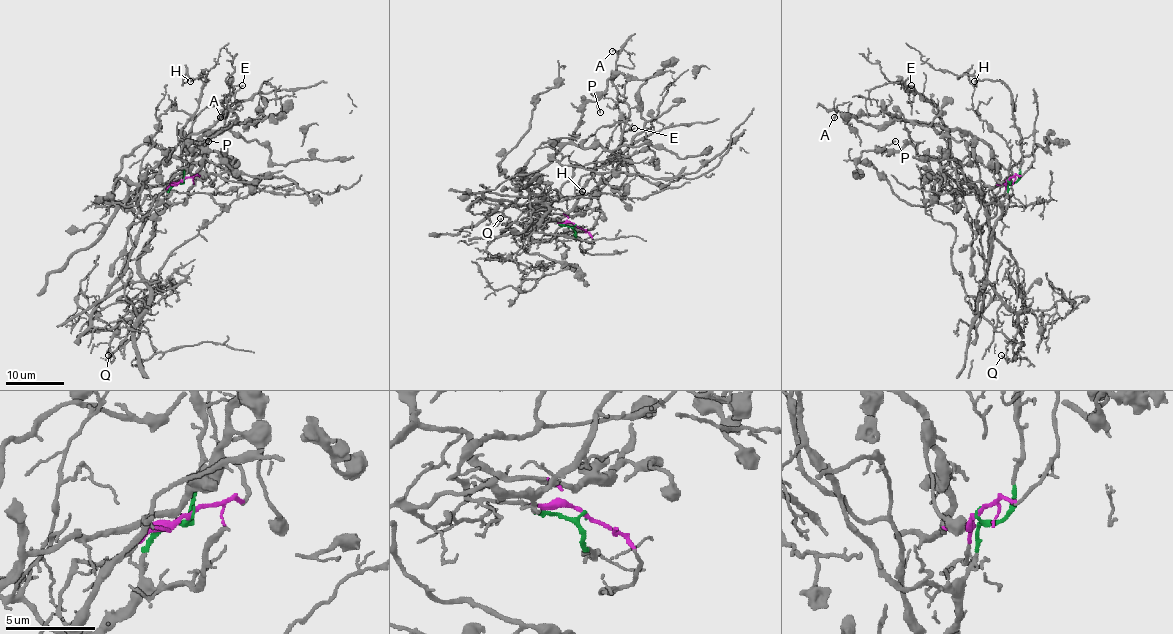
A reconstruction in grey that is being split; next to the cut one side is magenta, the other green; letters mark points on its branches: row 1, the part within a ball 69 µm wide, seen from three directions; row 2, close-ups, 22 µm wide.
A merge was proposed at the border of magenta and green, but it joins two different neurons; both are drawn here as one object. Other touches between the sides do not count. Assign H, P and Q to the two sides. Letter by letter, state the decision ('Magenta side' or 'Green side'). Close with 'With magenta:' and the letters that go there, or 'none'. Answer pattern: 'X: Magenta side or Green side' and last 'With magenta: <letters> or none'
H: Green side
P: Magenta side
Q: Magenta side
With magenta: P, Q

